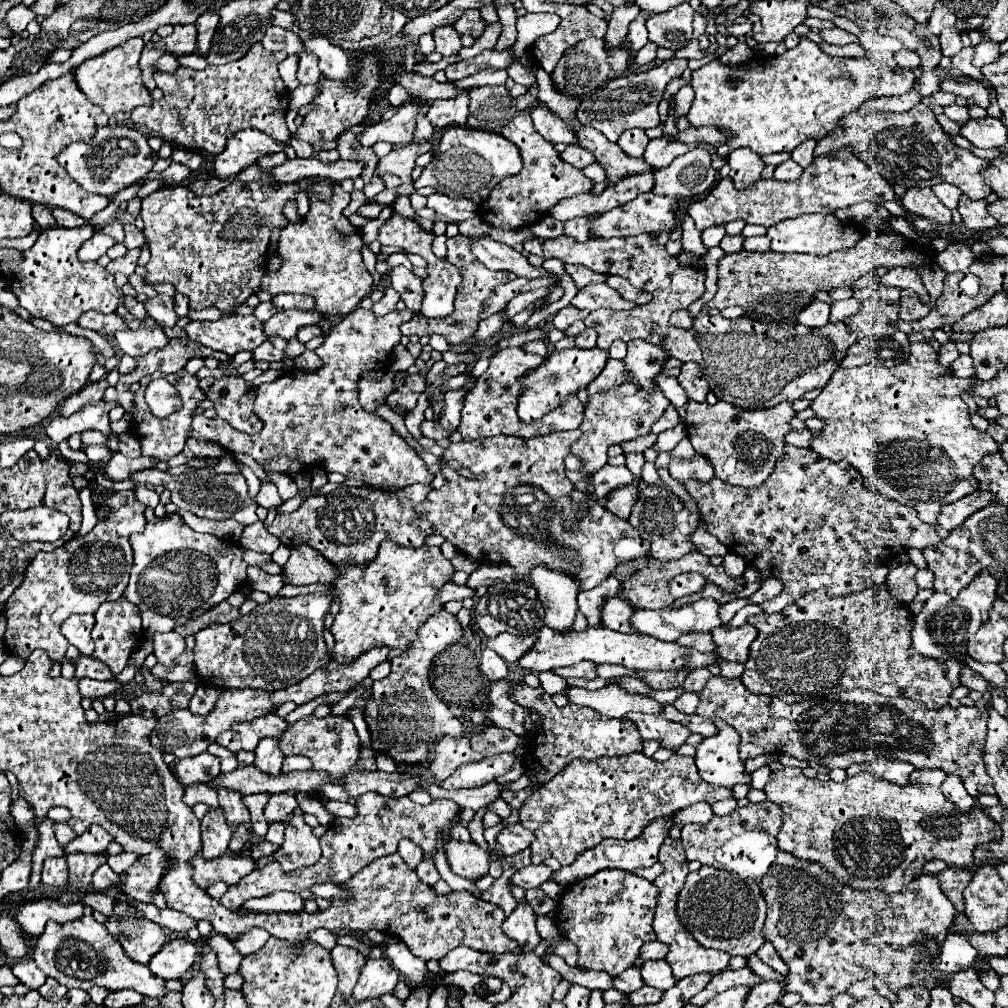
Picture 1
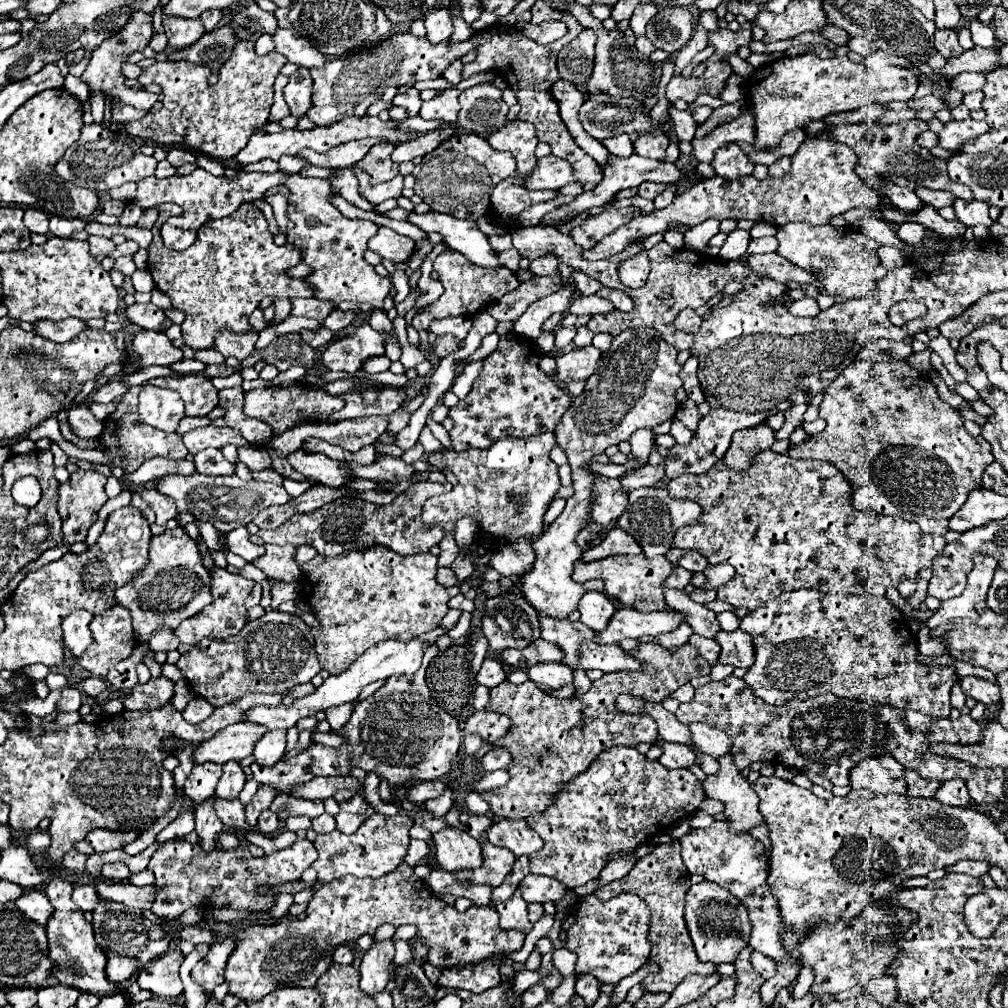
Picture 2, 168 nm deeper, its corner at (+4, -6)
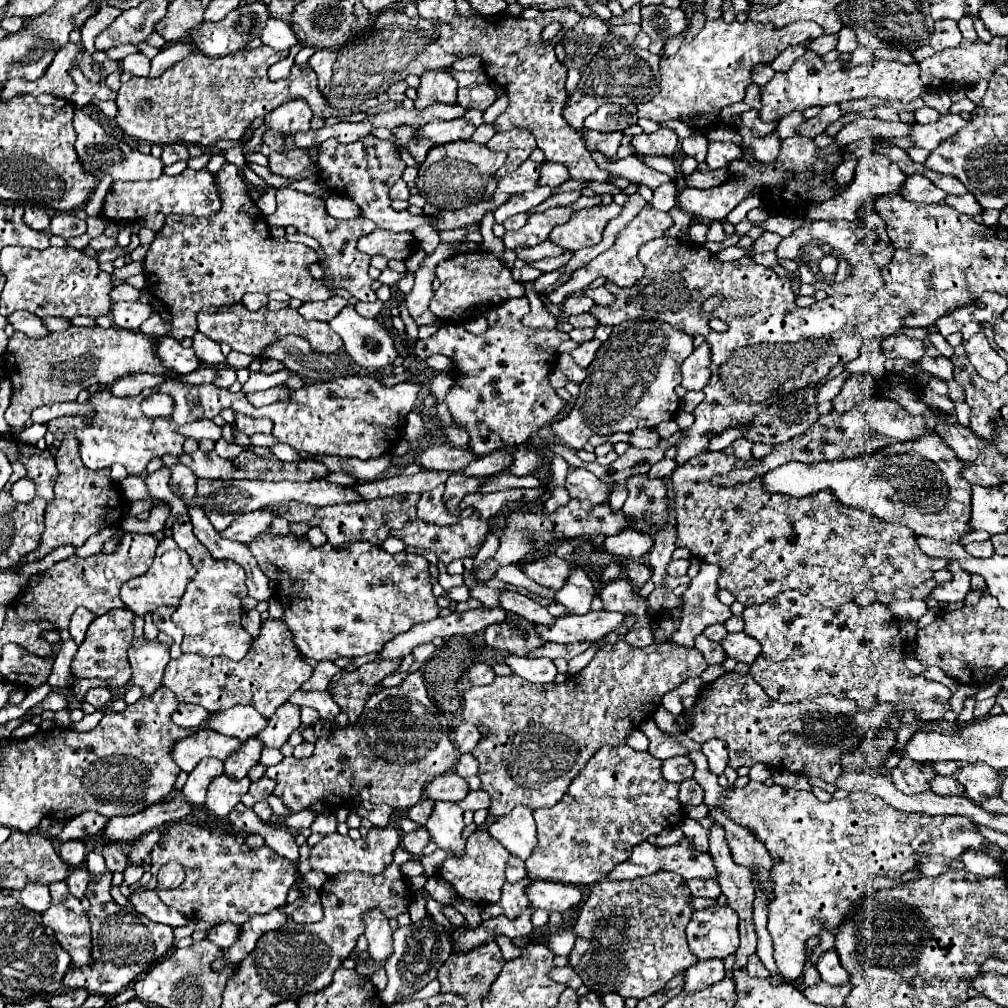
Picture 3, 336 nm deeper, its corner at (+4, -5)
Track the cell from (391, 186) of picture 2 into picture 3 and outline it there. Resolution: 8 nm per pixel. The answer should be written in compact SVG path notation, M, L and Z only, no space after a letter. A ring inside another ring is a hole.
M398 180L398 182L390 188L390 198L392 198L392 200L394 200L394 198L398 198L398 200L408 200L408 196L410 196L410 190L408 190L408 186L406 186L404 180Z

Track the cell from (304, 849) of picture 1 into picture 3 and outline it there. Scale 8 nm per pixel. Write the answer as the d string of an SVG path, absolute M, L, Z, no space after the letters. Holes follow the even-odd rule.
M188 822L166 828L162 840L150 853L152 879L146 888L155 889L157 871L170 860L182 864L186 878L178 888L160 890L158 896L166 906L176 908L190 920L204 922L236 922L244 924L254 914L266 914L286 904L286 894L296 882L296 864L278 856L268 846L244 850L238 836L218 830L202 828Z

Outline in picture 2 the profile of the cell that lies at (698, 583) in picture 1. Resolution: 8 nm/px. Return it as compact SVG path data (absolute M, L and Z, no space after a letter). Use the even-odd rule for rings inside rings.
M674 565L674 567L672 567L670 577L664 581L664 585L674 587L674 589L684 589L684 587L688 585L690 577L692 577L692 573L690 573L690 571L686 571L686 569L684 569L684 567L680 567L680 565Z

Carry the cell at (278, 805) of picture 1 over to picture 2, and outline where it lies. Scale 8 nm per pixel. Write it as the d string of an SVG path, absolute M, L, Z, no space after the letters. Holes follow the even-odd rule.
M276 795L276 799L270 805L272 813L278 815L278 819L286 819L292 815L306 815L308 819L314 819L324 813L324 799L300 799L294 795Z

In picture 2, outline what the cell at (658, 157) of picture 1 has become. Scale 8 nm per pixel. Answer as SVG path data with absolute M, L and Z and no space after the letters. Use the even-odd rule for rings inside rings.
M640 133L638 139L634 141L634 151L638 155L644 155L648 159L664 159L666 155L666 147L670 145L670 139L666 133L660 133L660 135L646 135L646 133Z

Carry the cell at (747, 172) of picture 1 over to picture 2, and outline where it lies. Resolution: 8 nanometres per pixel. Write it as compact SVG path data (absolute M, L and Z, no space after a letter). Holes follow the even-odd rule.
M730 143L726 147L720 147L720 151L716 151L710 167L714 169L716 175L730 177L730 179L738 179L738 177L744 177L744 175L752 175L752 171L754 171L754 163L734 143Z

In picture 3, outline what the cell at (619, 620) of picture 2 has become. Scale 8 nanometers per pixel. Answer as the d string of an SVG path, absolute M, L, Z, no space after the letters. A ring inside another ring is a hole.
M596 610L588 612L584 616L564 616L556 618L554 626L536 626L538 634L544 642L596 642L604 638L610 632L616 632L622 628L624 616L620 612L608 612L608 610Z

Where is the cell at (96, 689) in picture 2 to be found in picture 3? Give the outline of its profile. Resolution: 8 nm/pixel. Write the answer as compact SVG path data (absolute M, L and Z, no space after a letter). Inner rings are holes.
M90 688L90 690L88 690L88 702L90 702L96 710L106 708L110 700L112 700L112 694L110 694L108 688Z

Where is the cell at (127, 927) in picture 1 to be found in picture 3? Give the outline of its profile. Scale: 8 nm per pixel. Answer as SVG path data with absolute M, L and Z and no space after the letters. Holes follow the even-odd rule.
M96 844L88 856L86 856L86 868L92 874L104 874L100 884L92 884L86 892L86 898L90 900L92 908L88 910L88 918L92 924L92 956L94 964L90 968L68 968L64 976L66 988L84 988L90 994L104 994L104 996L116 996L124 988L130 986L142 972L146 972L160 956L168 954L174 946L174 934L172 926L156 924L148 920L146 916L140 916L136 910L130 910L128 906L120 906L110 896L112 888L112 874L108 872L104 864L104 852L106 844Z

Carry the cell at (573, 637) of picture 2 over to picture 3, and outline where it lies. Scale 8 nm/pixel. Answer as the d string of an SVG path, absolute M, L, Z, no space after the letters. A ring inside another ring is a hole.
M504 592L500 596L500 606L504 610L510 610L510 612L516 612L520 616L524 616L526 620L534 622L534 624L542 624L542 626L550 626L552 622L556 622L554 616L548 614L548 610L544 606L540 606L538 602L518 594L518 592Z

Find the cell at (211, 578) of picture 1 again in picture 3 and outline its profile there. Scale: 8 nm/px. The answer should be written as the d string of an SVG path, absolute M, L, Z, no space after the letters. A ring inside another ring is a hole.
M168 536L158 544L156 558L154 558L150 570L138 578L124 582L124 586L120 588L120 600L136 616L144 618L146 614L154 612L160 606L178 606L188 582L192 582L192 576L196 576L196 568L192 568L192 560L188 558L188 554L184 550L180 550L180 546L176 546L174 538Z

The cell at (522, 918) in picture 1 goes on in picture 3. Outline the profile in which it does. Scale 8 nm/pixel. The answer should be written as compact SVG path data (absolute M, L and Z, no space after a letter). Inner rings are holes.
M524 878L524 880L516 882L516 884L504 882L502 898L500 898L498 904L504 908L506 918L516 918L530 906L530 902L528 902L528 898L524 894L524 888L526 888L528 882L530 882L530 878Z

